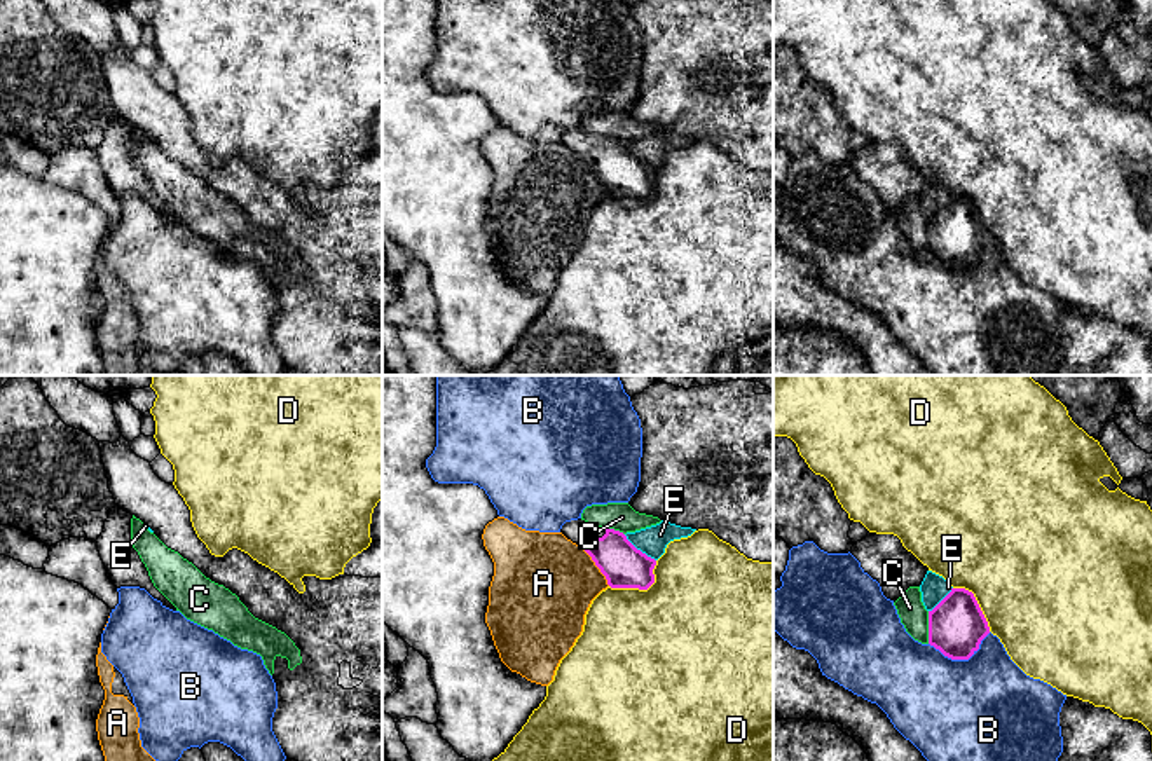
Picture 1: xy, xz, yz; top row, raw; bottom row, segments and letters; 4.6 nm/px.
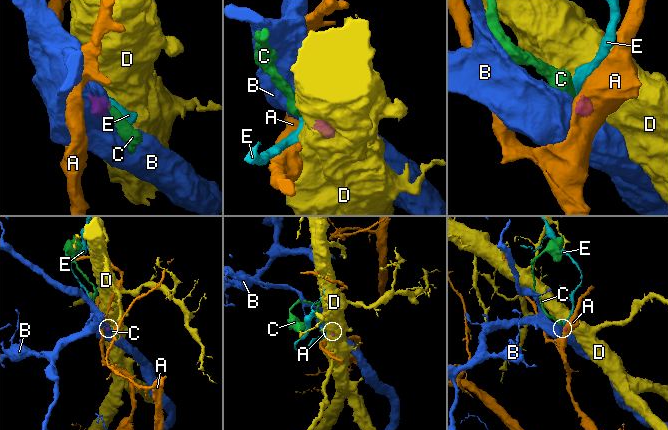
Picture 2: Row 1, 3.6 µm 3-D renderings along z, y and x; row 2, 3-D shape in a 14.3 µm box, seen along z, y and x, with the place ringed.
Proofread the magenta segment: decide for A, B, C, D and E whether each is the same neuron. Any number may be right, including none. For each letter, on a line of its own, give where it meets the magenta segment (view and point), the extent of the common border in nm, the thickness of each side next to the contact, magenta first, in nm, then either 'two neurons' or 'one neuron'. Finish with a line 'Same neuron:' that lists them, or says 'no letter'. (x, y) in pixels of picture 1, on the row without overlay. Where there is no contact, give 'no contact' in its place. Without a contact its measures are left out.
A: xz (597, 175) | 220 nm | 200/440 nm | two neurons
B: yz (960, 267) | 300 nm | 260/500 nm | two neurons
C: yz (929, 236) | 150 nm | 260/130 nm | two neurons
D: xz (641, 198) | 260 nm | 200/500 nm | two neurons
E: xz (639, 159) | 200 nm | 200/130 nm | two neurons
Same neuron: no letter

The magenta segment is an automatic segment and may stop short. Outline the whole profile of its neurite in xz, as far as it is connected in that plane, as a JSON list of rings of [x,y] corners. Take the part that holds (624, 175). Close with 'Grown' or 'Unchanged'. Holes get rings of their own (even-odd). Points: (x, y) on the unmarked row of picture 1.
[[[581,127],[566,131],[560,141],[592,166],[611,197],[648,199],[655,192],[656,169],[637,159],[623,141]]]. Grown

